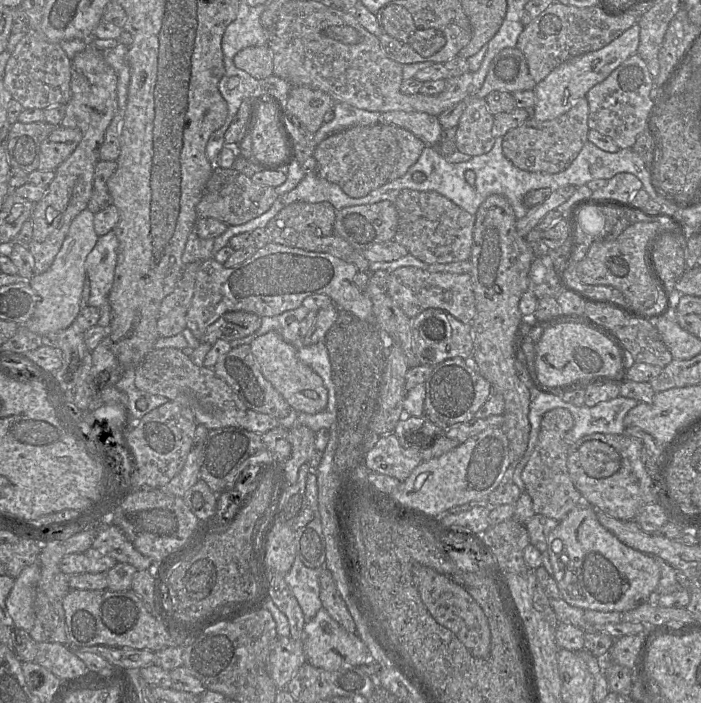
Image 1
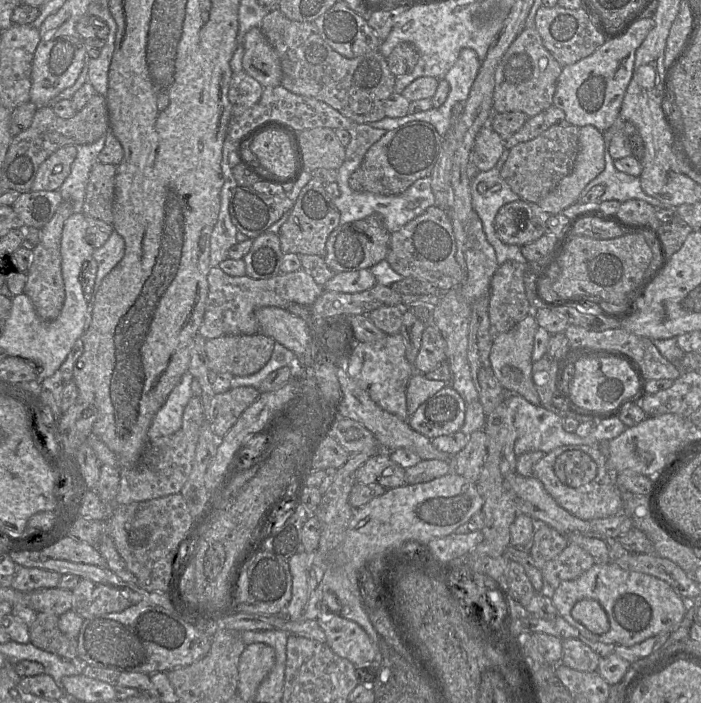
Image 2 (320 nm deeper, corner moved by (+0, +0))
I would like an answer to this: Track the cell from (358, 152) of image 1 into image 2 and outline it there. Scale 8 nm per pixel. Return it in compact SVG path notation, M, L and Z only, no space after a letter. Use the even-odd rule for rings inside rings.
M413 121L385 134L366 152L359 168L349 178L349 186L358 192L391 196L405 192L416 180L431 177L442 137L433 125Z

